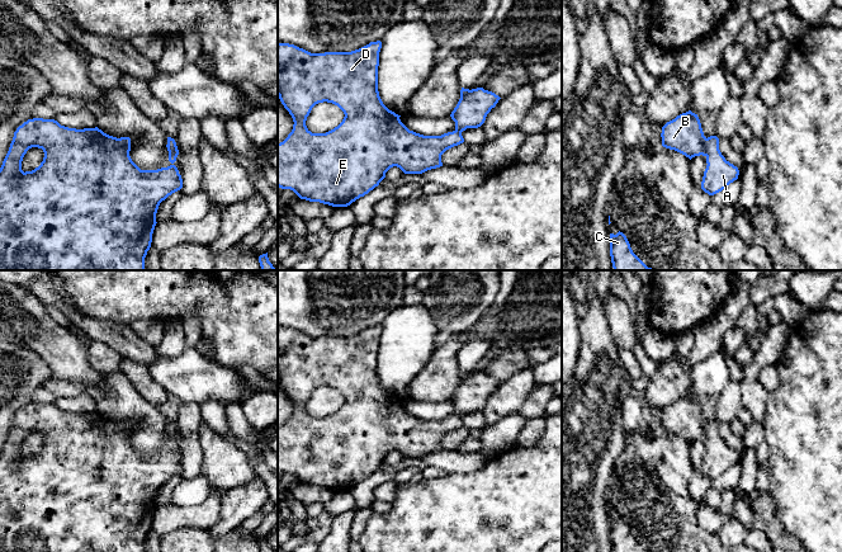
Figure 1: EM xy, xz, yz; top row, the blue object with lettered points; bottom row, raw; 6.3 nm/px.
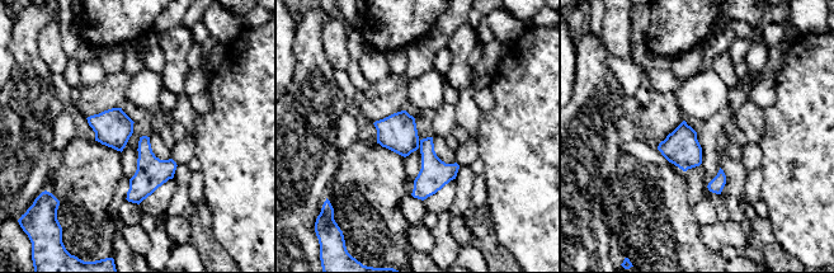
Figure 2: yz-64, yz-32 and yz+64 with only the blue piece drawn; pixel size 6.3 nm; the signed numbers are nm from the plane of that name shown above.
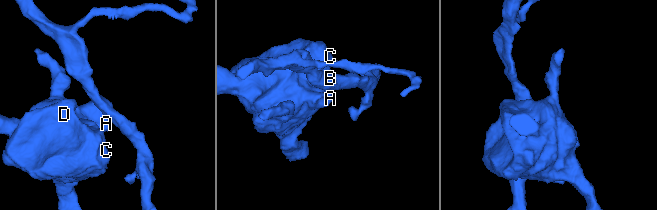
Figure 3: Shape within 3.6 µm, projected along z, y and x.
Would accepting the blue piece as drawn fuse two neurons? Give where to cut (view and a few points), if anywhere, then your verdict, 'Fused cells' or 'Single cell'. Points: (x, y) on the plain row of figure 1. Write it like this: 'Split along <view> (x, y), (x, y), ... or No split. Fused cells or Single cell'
Split along yz (705, 423), (706, 439). Fused cells

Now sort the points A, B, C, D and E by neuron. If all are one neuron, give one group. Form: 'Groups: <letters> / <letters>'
Groups: A C D E / B

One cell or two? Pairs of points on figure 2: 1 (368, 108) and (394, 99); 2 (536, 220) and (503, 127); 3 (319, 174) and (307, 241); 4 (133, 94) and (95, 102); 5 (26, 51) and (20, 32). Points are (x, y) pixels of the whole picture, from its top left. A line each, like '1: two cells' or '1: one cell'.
1: one cell
2: one cell
3: one cell
4: two cells
5: one cell

